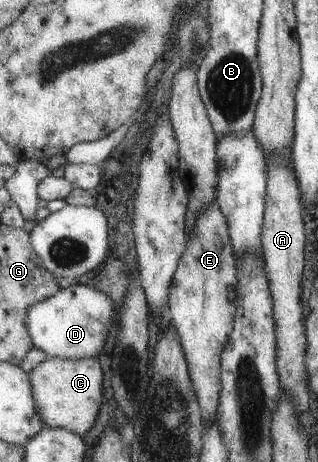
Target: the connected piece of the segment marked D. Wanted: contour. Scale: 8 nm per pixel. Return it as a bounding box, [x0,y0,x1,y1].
[25,283,116,358]

